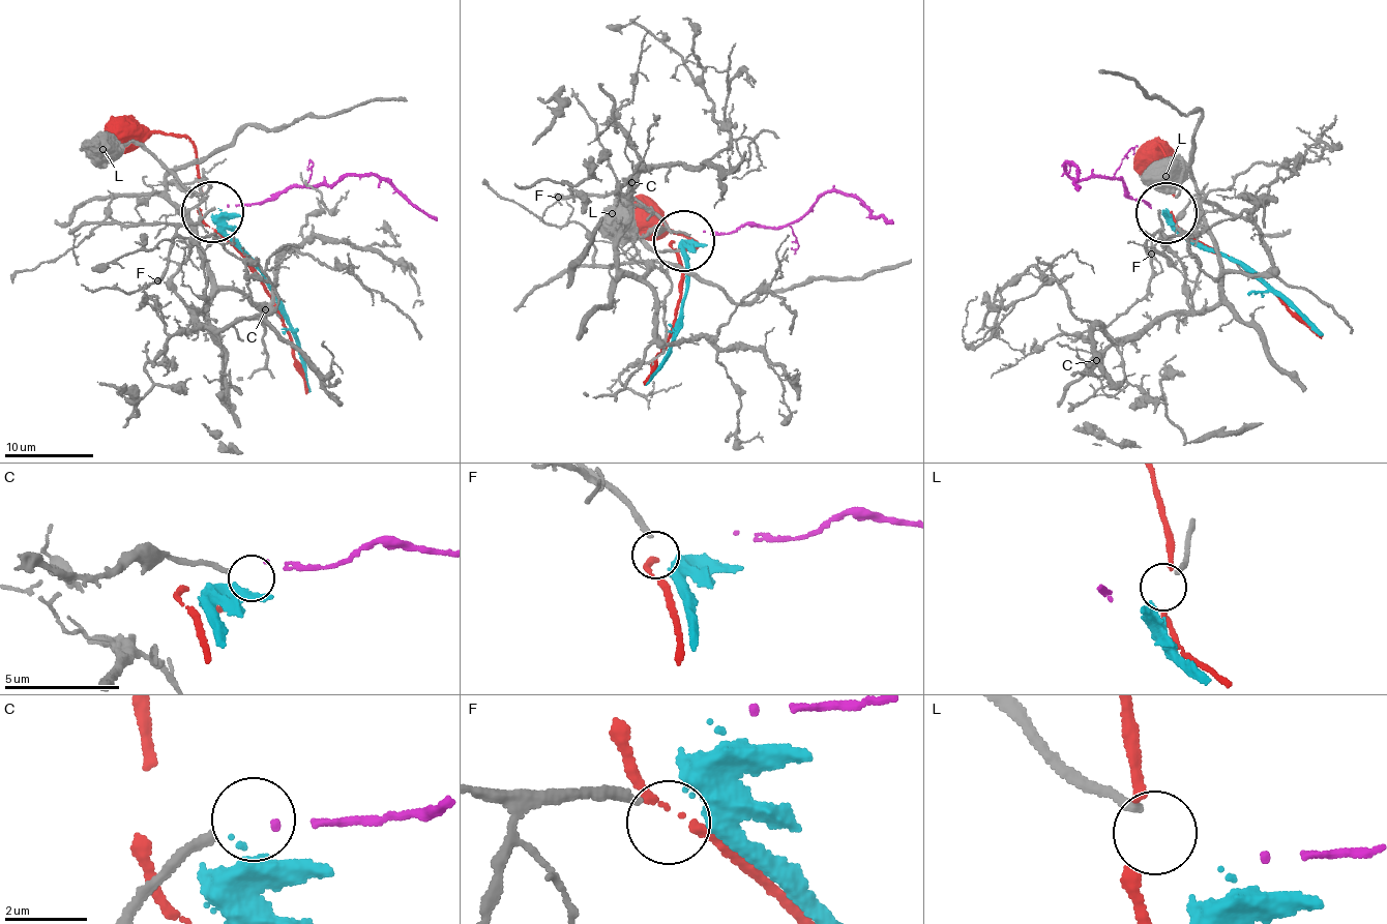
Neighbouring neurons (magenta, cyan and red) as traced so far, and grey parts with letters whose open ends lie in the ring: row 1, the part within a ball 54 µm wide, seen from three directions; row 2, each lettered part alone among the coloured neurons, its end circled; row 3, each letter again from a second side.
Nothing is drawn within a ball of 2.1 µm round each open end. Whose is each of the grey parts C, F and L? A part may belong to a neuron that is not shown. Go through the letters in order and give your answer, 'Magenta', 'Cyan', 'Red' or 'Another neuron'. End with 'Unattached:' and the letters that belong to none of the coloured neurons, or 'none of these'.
C: Magenta
F: Cyan
L: Another neuron
Unattached: L

